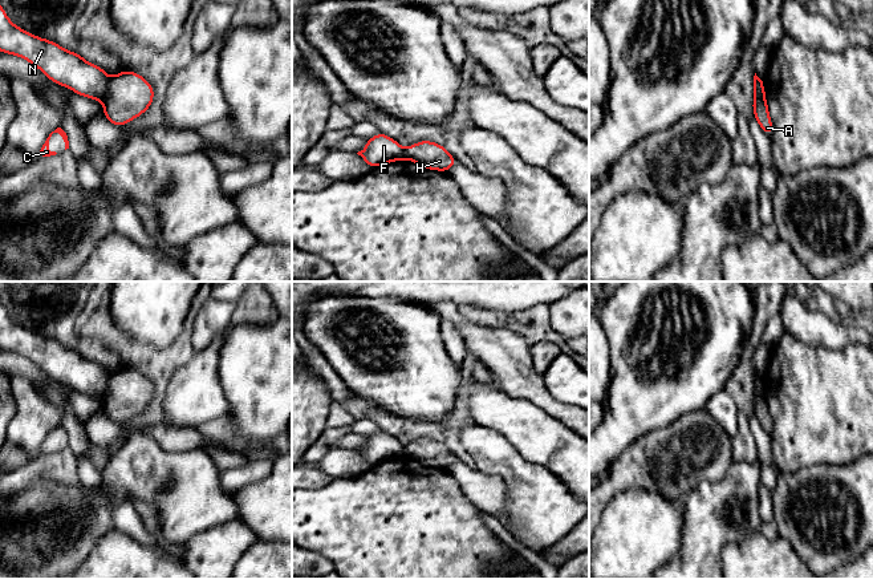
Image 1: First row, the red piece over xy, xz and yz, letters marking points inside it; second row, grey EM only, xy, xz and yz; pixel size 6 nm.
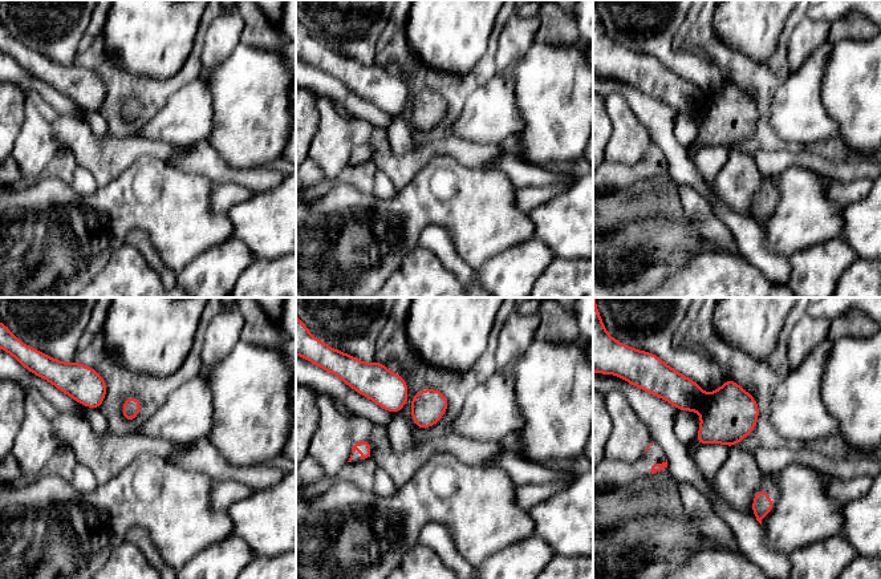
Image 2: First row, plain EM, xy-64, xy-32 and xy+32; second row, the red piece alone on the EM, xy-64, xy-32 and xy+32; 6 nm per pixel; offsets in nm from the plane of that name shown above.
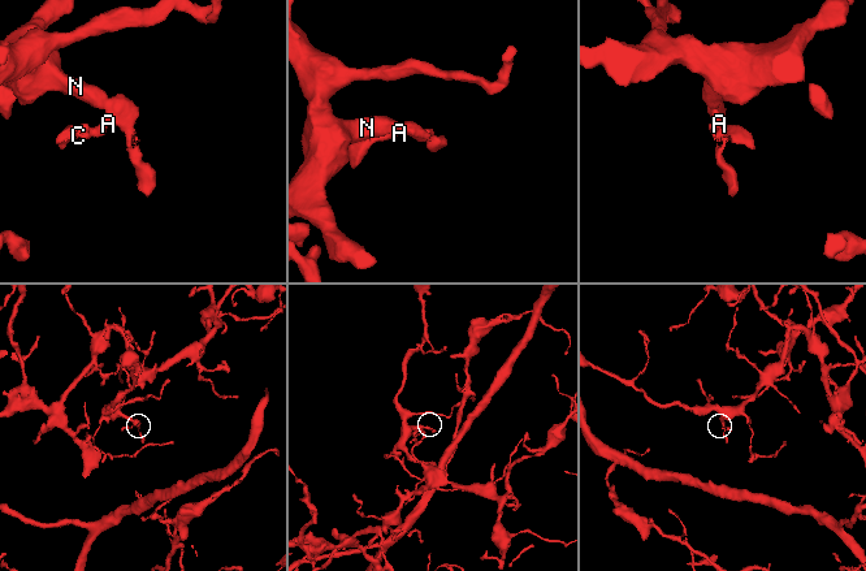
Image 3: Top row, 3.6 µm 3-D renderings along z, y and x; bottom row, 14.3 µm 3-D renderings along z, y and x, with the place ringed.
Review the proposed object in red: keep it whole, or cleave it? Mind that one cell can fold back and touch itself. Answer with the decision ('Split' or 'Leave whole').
Split

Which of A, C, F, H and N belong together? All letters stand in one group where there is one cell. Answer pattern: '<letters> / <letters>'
A C H / F N

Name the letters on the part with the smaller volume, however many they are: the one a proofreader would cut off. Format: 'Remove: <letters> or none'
Remove: A, C, H

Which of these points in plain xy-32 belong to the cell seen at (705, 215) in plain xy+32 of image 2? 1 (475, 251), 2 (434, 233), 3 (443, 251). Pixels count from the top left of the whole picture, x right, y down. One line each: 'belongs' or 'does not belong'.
1: does not belong
2: belongs
3: belongs

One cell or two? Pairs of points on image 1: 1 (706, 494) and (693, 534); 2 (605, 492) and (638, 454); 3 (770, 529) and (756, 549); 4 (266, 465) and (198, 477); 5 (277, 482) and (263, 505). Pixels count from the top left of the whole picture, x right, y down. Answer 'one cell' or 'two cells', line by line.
1: one cell
2: one cell
3: two cells
4: two cells
5: one cell

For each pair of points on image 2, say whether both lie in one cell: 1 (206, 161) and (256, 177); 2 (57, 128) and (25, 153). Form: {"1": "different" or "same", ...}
{"1": "same", "2": "same"}

